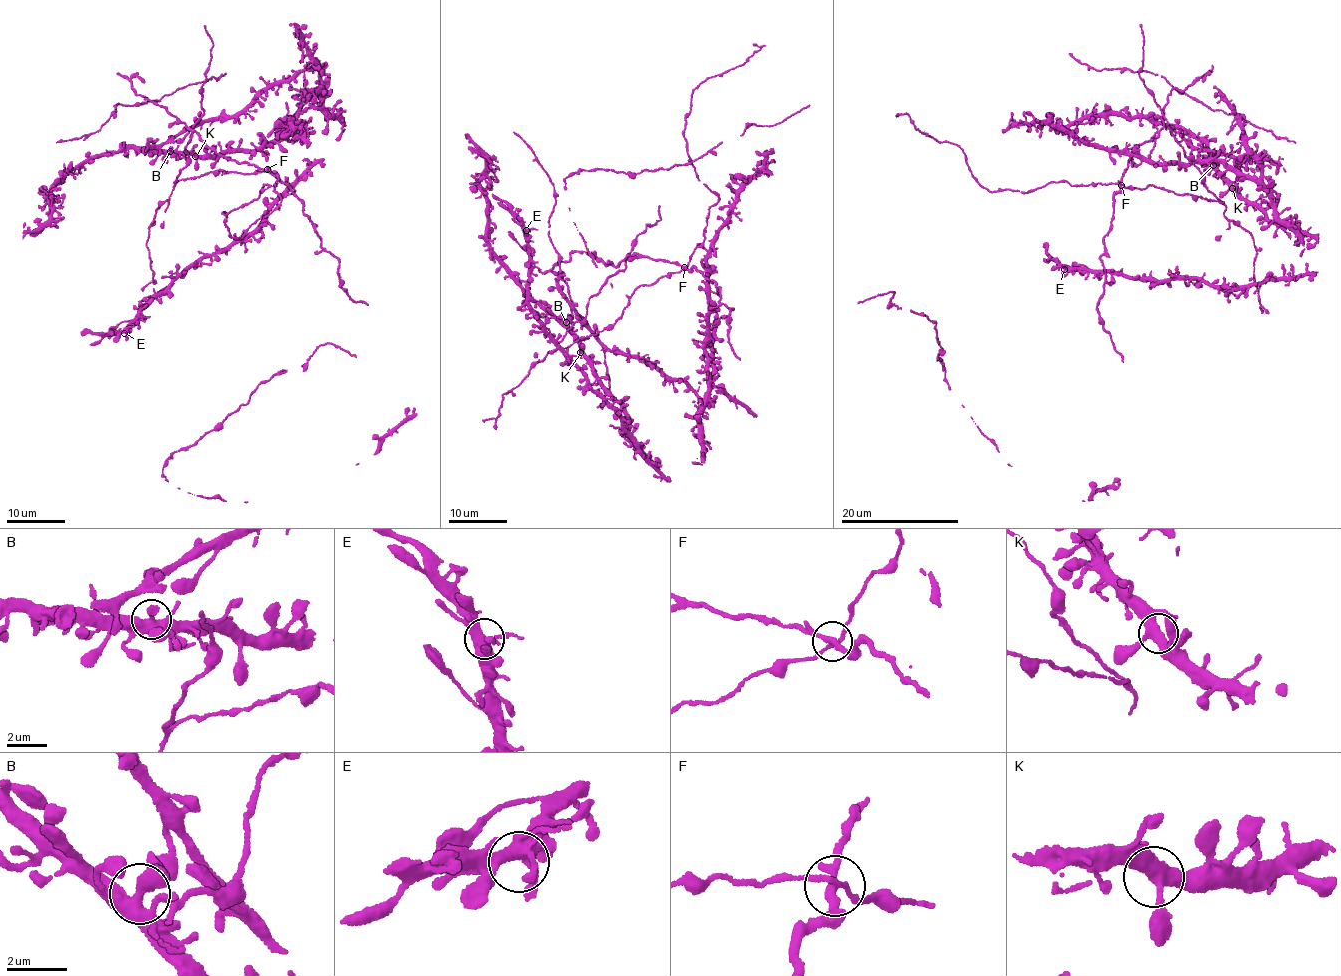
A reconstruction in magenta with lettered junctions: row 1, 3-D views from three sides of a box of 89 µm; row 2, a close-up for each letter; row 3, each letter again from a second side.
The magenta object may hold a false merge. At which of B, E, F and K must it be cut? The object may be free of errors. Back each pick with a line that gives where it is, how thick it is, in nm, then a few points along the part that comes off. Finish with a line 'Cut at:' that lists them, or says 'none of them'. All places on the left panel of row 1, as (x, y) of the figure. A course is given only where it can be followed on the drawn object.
F: place (267, 169); calibre 240 nm; course (267, 169), (209, 149), (198, 132), (136, 93), (130, 79), (141, 77), (145, 82)
Cut at: F

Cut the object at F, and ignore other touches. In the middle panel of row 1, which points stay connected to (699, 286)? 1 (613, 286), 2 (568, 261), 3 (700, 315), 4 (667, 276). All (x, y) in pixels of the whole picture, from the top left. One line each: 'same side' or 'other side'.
1: same side
2: other side
3: same side
4: same side

